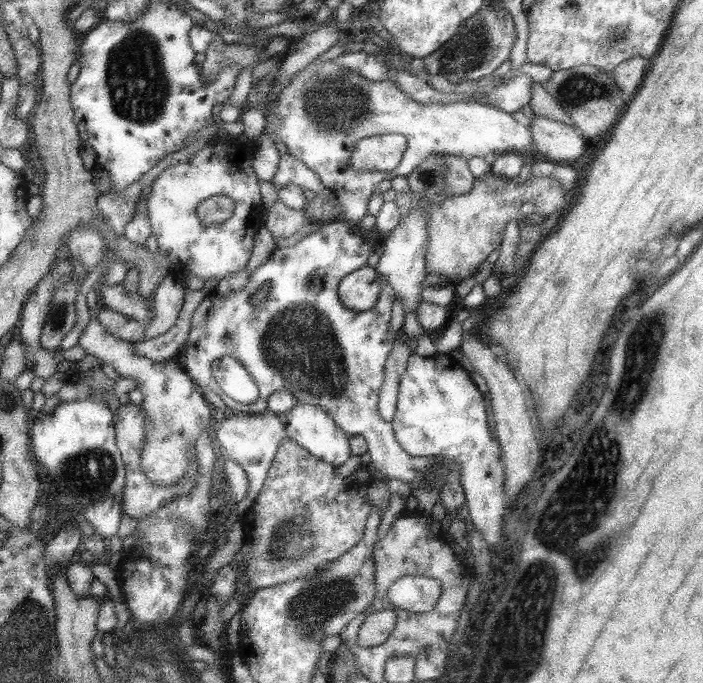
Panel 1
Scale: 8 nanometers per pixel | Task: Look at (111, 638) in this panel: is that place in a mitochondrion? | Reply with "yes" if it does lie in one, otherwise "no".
no

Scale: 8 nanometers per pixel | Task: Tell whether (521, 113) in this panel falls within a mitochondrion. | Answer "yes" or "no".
no

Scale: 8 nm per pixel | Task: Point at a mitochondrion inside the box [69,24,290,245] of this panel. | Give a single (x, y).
(138, 86)

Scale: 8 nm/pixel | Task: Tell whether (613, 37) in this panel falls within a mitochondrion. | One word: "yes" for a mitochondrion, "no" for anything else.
yes

